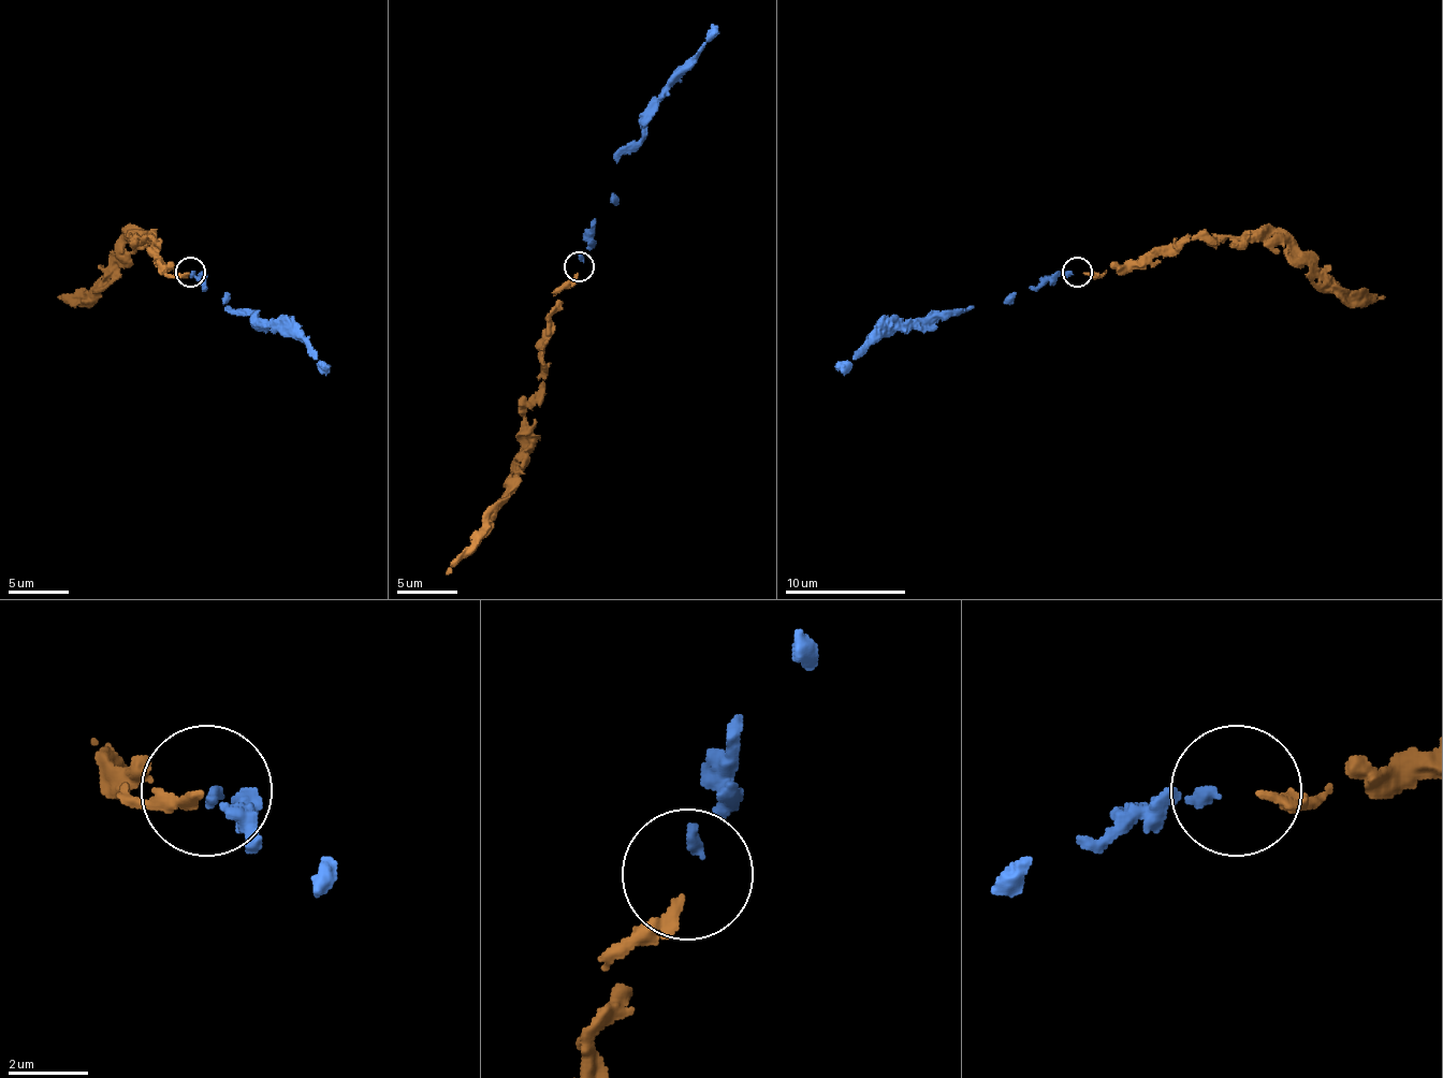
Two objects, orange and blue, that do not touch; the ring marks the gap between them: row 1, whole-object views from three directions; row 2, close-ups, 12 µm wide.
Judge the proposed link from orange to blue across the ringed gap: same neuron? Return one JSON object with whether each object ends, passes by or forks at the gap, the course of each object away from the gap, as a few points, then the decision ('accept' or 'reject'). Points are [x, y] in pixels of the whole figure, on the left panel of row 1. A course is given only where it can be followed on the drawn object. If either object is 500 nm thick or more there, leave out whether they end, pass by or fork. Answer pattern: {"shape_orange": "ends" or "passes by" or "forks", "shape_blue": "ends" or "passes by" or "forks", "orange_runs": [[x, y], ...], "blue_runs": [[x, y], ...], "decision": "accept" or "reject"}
{"shape_orange": "ends", "shape_blue": "ends", "orange_runs": [[188, 272], [166, 272], [170, 266], [155, 257], [155, 238], [131, 233], [86, 293], [58, 300]], "blue_runs": [[194, 275], [224, 293], [227, 305], [245, 308], [254, 317], [281, 320], [330, 368]], "decision": "accept"}

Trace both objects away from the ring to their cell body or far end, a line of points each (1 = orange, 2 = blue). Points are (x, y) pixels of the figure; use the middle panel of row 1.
1: (577, 272), (555, 293), (543, 345), (543, 390), (525, 407), (510, 495), (447, 573)
2: (583, 263), (588, 230), (613, 203), (615, 160), (643, 136), (649, 106), (709, 40), (718, 25)

